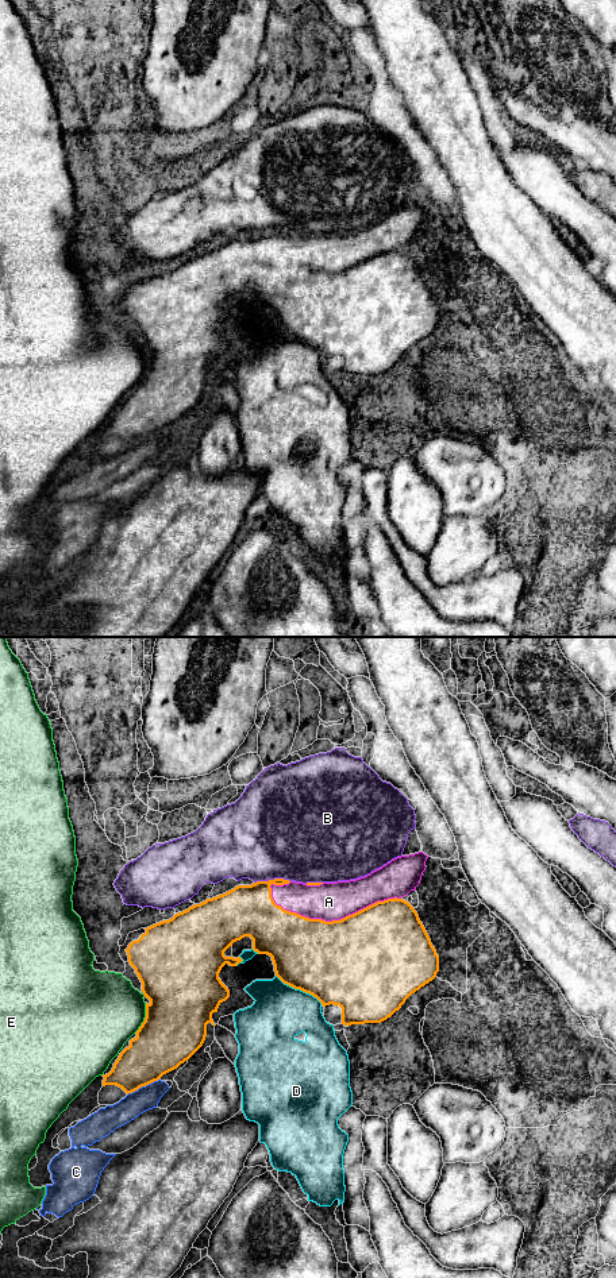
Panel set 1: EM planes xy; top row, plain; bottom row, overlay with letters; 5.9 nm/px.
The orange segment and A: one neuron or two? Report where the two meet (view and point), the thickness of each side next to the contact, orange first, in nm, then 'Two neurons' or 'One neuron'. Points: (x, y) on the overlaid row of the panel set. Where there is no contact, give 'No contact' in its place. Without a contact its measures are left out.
Touches orange at xy (330, 922). Thickness 500 nm (orange) against 220 nm. One neuron

